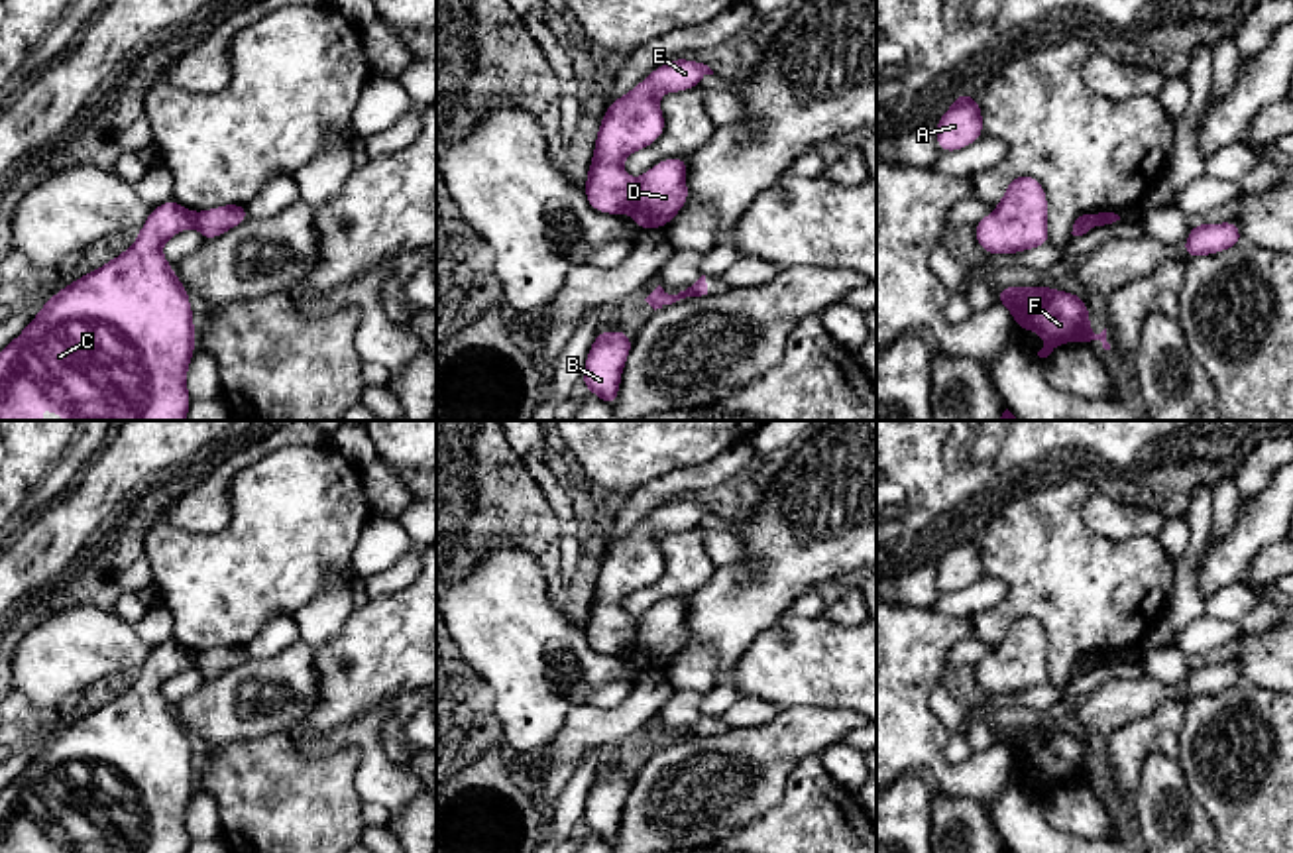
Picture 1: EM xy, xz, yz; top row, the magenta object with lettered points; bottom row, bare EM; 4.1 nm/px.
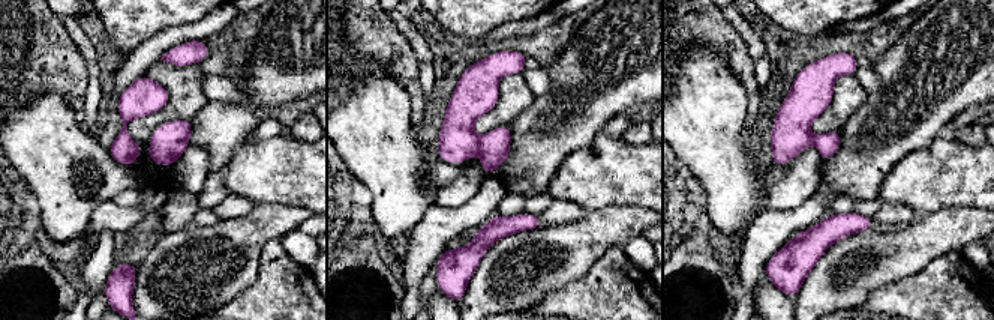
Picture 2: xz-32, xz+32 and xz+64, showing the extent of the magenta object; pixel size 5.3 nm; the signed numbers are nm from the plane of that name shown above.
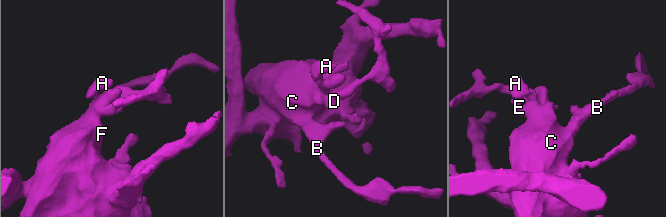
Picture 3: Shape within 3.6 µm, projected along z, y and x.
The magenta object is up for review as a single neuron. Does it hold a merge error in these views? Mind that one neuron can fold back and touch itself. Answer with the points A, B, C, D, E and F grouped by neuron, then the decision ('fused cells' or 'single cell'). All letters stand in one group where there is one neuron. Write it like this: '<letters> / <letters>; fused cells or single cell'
A B C E F / D; fused cells

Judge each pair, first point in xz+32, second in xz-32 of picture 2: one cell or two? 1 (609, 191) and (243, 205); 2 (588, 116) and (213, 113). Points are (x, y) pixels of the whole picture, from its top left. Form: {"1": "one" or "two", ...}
{"1": "two", "2": "one"}

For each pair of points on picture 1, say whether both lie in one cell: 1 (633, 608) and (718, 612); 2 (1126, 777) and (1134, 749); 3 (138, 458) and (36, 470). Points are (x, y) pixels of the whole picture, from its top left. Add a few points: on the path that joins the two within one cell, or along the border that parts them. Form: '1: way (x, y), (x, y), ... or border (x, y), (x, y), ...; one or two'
1: border (716, 567), (700, 586), (684, 596); two
2: way (1126, 771), (1128, 755); one
3: border (105, 445), (87, 462); two

